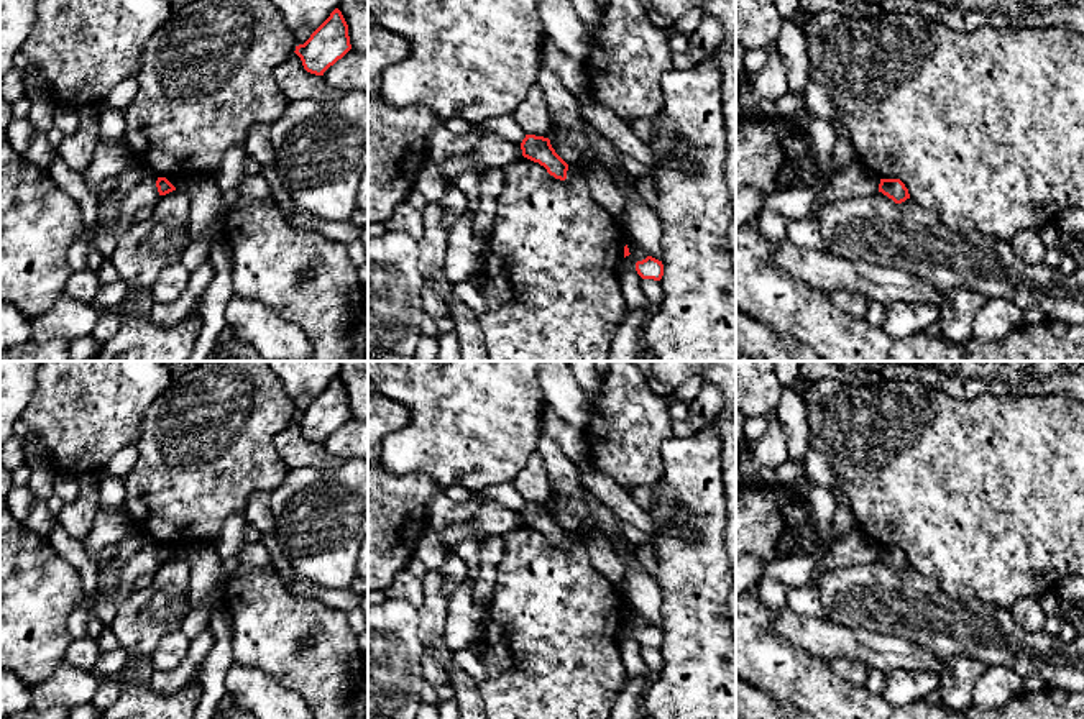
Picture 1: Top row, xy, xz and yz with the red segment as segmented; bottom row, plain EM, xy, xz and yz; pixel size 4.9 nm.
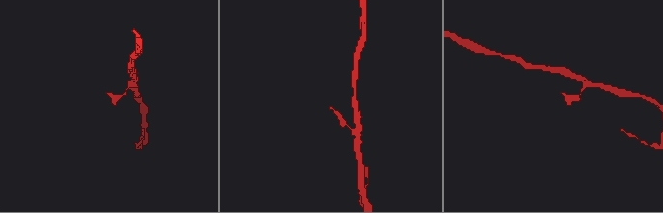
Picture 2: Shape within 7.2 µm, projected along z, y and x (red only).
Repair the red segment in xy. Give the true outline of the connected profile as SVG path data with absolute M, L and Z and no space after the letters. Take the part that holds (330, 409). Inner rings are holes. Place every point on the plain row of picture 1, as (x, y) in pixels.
M335 376L304 412L296 414L294 420L307 440L324 443L350 417L348 392L342 379Z

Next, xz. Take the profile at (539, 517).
M526 502L521 517L524 525L544 534L555 547L567 547L568 532L555 520L549 506Z

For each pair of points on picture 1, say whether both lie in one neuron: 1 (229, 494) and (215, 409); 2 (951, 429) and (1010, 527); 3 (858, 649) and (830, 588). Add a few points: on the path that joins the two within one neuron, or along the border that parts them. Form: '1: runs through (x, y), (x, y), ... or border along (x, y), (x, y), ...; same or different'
1: runs through (215, 473), (215, 430); same
2: runs through (951, 453), (951, 465), (989, 503); same
3: border along (825, 618), (849, 627), (868, 627), (886, 636); different

